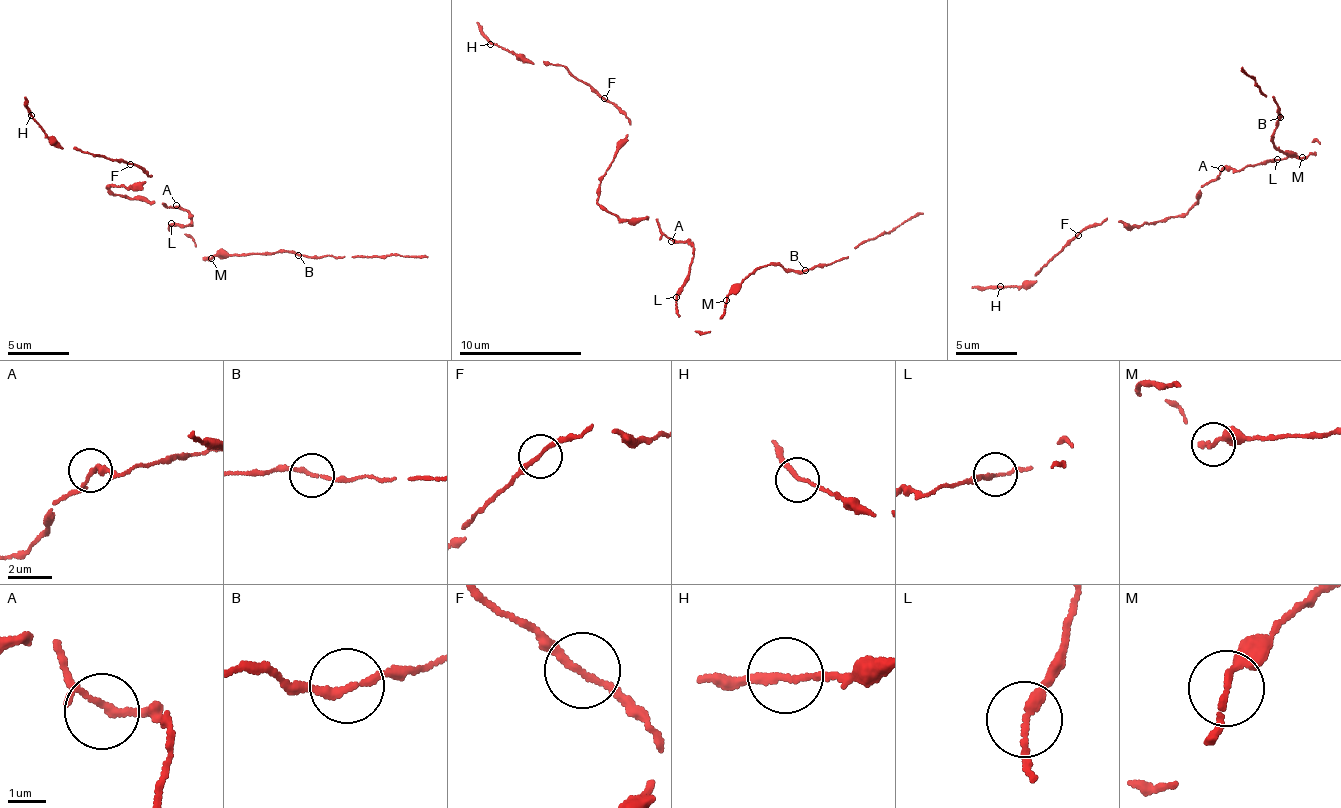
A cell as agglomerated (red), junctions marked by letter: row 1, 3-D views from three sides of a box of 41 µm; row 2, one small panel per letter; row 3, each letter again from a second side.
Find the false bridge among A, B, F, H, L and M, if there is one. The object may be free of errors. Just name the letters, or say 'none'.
none

